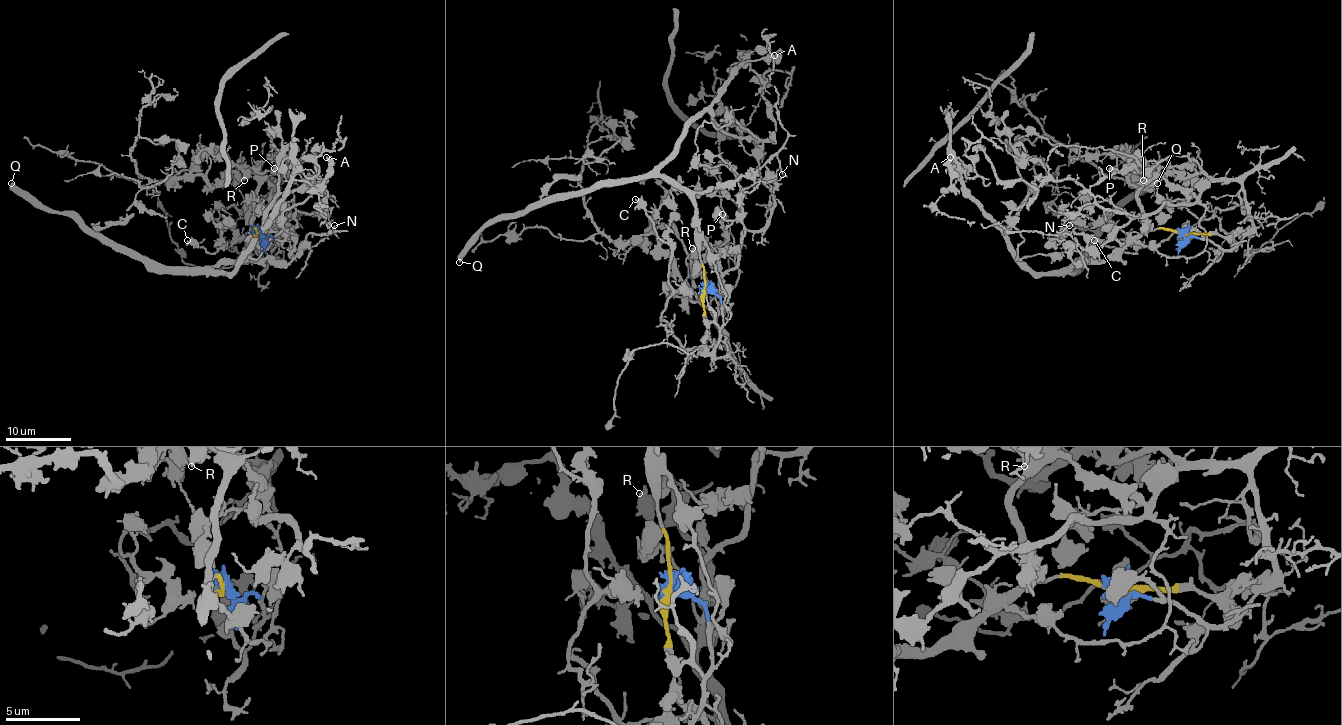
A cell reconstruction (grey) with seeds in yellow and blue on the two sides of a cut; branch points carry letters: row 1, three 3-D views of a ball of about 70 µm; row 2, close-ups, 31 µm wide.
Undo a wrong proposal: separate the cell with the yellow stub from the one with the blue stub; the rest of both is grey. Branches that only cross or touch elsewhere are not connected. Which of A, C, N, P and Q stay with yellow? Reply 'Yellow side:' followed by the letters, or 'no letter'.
Yellow side: A, P, Q

